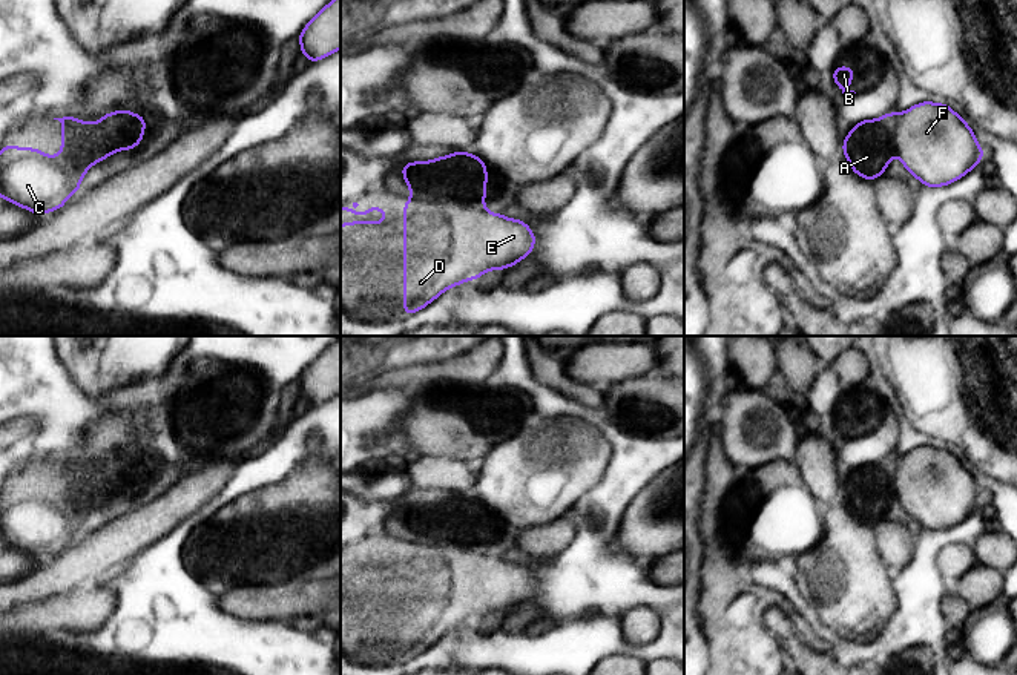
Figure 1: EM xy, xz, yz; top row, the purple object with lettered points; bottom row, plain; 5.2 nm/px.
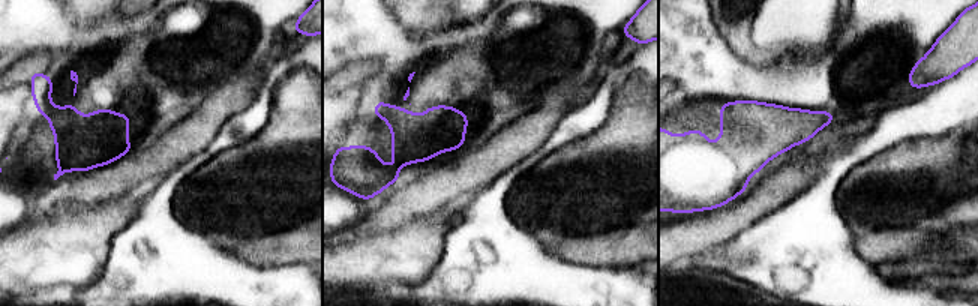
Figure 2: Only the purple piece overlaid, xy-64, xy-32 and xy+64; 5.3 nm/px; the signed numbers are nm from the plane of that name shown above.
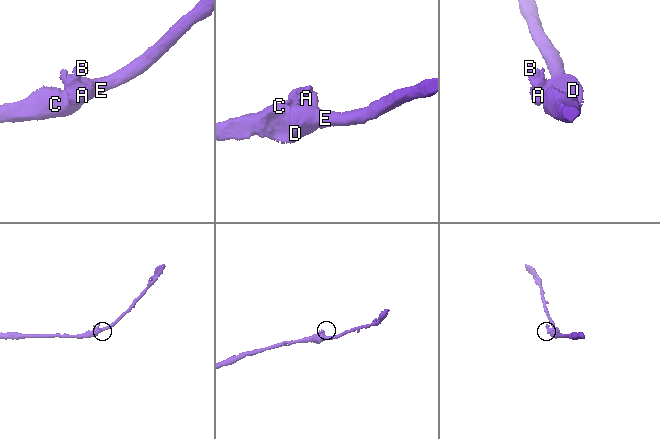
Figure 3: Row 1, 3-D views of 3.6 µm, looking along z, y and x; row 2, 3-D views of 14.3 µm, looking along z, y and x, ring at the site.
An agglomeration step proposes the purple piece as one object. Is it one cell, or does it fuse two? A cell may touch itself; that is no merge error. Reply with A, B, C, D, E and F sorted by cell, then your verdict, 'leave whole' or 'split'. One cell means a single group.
A B / C D E F; split

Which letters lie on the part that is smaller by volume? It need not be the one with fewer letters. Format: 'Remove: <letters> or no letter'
Remove: A, B

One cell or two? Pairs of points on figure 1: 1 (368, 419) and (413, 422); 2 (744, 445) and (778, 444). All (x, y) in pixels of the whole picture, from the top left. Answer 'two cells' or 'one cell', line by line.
1: two cells
2: one cell

